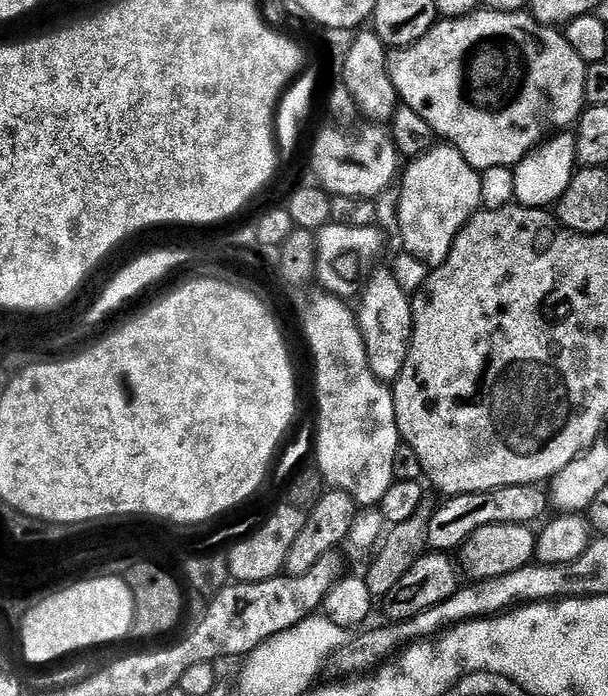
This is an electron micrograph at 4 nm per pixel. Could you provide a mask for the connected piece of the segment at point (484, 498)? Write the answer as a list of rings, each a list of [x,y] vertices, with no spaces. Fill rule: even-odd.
[[[515,484],[505,488],[495,488],[489,492],[471,492],[447,499],[446,504],[437,510],[426,525],[427,547],[436,554],[452,554],[463,546],[466,538],[474,530],[491,524],[535,525],[535,520],[548,508],[548,500],[543,487],[534,484]]]

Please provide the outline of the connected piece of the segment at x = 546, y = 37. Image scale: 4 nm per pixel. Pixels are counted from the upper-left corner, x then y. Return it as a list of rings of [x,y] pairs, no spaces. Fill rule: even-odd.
[[[480,10],[462,20],[441,19],[425,40],[420,41],[419,44],[412,44],[409,48],[392,48],[387,53],[387,57],[388,73],[392,76],[397,97],[402,101],[402,104],[409,107],[410,110],[414,110],[415,114],[422,118],[422,121],[432,127],[433,132],[441,141],[457,148],[462,154],[462,158],[466,158],[469,166],[477,170],[485,170],[484,168],[511,169],[549,134],[555,133],[557,130],[571,129],[579,121],[581,113],[586,108],[586,78],[589,65],[585,64],[584,59],[578,54],[578,50],[574,50],[574,46],[570,46],[568,37],[563,31],[542,26],[527,11]]]

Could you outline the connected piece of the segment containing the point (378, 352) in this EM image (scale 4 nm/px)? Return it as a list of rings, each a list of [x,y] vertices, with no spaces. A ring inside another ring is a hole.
[[[385,274],[374,281],[368,289],[364,288],[364,305],[358,308],[358,323],[360,333],[364,335],[364,345],[368,348],[368,361],[370,370],[382,381],[395,382],[400,378],[400,372],[404,369],[404,363],[408,357],[408,346],[412,338],[412,302],[409,293],[398,286],[396,277],[391,274]]]

